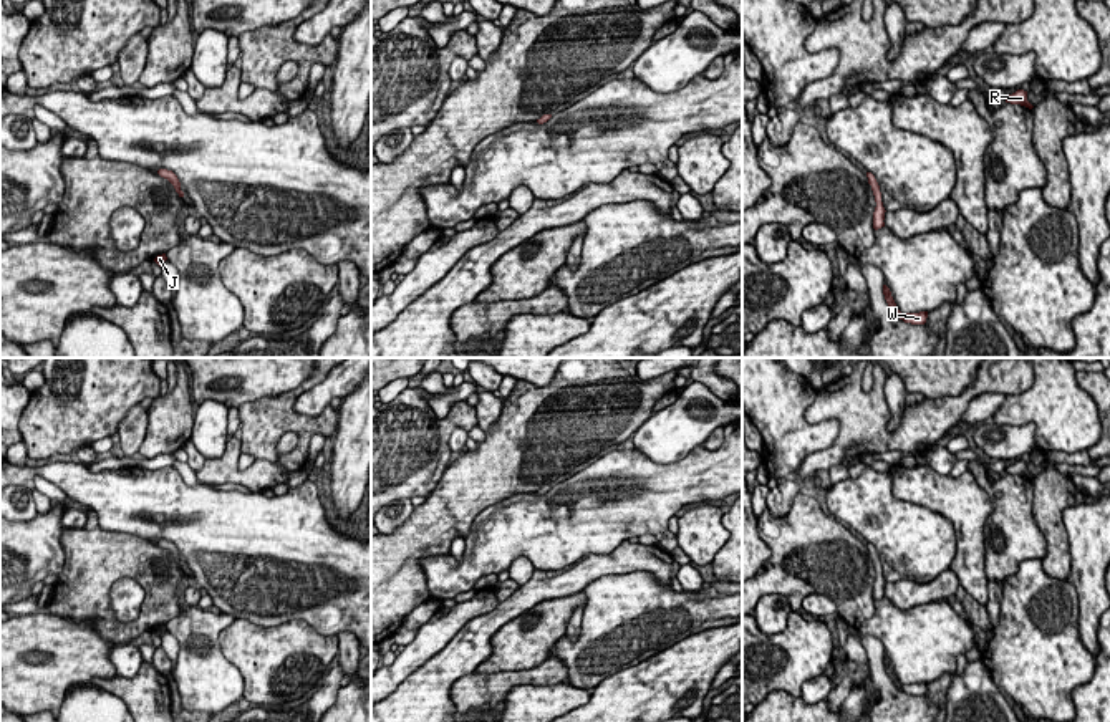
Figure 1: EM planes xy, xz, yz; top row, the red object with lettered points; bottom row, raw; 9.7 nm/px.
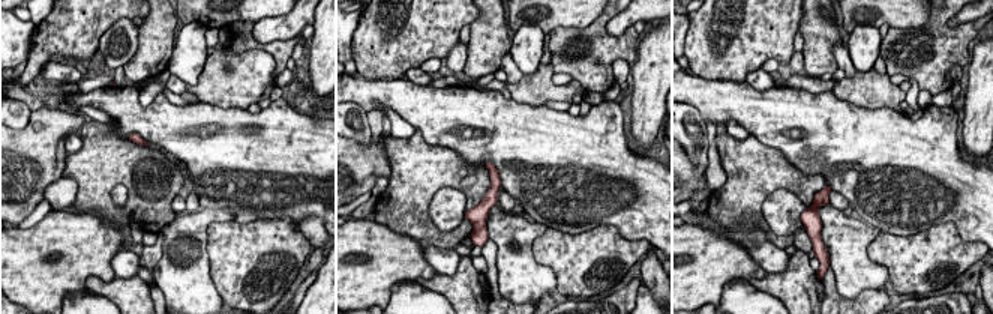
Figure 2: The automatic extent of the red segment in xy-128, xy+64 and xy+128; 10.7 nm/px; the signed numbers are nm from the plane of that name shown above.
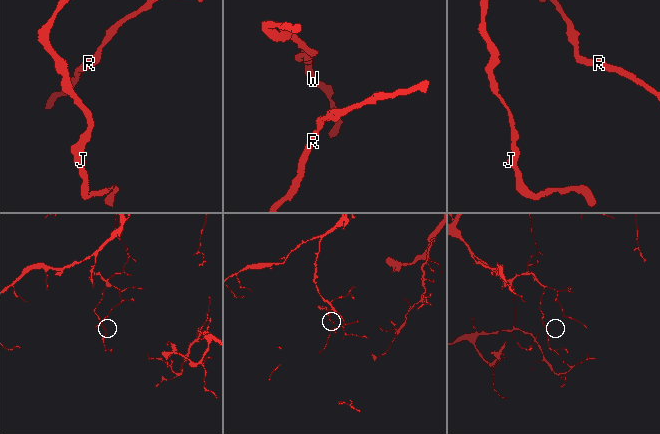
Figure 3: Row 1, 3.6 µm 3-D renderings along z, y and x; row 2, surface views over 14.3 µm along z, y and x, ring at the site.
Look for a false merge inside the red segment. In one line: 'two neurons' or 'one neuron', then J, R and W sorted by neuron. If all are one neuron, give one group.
two neurons; groups J W / R

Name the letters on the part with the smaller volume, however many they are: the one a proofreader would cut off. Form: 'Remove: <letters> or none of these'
Remove: J, W

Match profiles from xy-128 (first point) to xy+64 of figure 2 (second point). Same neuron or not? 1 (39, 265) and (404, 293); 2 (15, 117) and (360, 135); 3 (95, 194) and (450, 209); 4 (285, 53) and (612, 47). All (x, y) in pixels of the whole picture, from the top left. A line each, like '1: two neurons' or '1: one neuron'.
1: two neurons
2: one neuron
3: two neurons
4: one neuron

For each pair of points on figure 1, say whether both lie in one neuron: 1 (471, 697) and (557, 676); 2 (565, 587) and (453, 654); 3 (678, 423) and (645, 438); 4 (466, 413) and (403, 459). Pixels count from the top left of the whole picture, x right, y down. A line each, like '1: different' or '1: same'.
1: same
2: same
3: same
4: same

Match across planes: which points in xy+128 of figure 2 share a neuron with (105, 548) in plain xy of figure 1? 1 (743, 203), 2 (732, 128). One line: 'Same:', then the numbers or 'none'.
Same: 1

